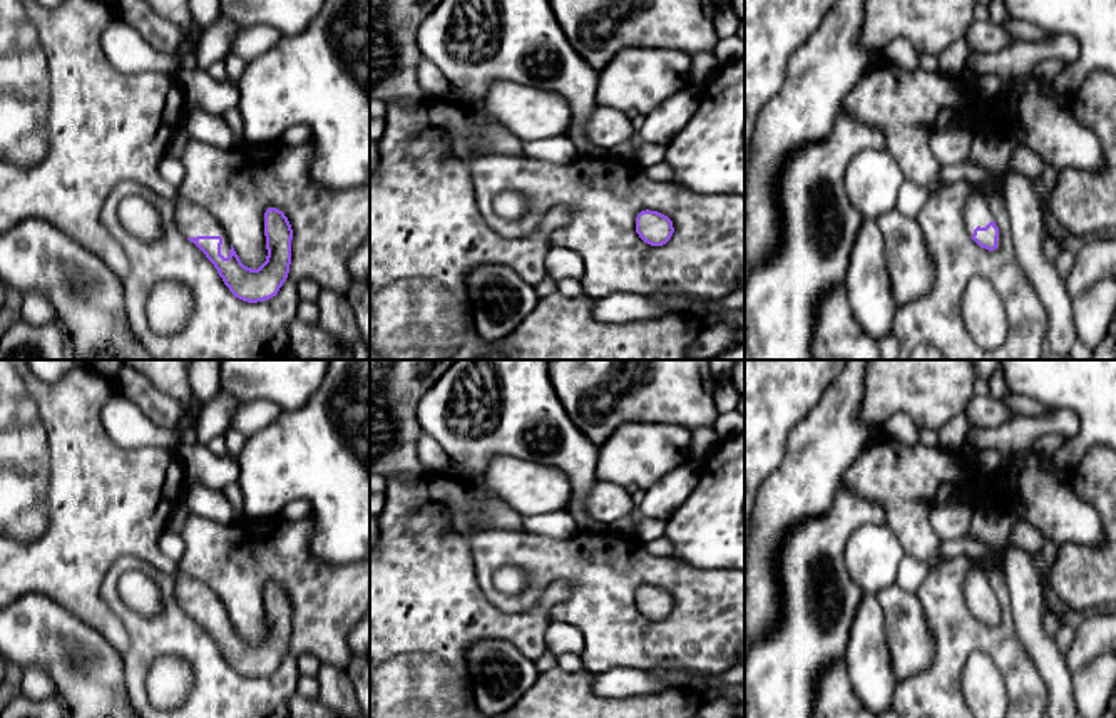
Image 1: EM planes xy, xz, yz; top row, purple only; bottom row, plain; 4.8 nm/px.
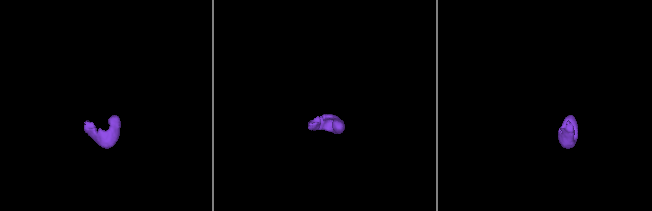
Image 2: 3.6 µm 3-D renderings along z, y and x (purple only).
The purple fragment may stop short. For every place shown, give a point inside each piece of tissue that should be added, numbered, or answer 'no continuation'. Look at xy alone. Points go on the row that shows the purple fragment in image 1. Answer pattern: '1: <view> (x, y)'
1: xy (104, 128)

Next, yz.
1: yz (977, 208)

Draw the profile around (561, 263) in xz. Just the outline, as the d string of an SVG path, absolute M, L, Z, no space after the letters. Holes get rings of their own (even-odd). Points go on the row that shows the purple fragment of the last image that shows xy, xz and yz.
M552 246L545 256L545 271L555 281L564 278L582 280L586 264L577 253L567 248Z

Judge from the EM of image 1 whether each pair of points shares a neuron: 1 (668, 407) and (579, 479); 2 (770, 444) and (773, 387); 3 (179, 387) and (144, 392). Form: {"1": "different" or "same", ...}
{"1": "different", "2": "same", "3": "different"}

